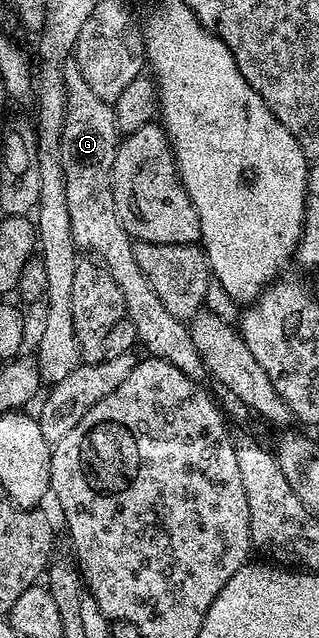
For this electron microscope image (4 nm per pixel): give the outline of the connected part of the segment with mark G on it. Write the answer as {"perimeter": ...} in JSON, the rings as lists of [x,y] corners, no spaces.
{"perimeter":[[[73,59],[63,62],[63,78],[67,88],[67,114],[59,140],[59,154],[65,177],[69,227],[75,244],[80,250],[88,249],[91,252],[88,254],[98,259],[109,271],[109,275],[113,275],[117,287],[121,287],[127,308],[125,317],[133,323],[133,327],[137,327],[138,344],[144,345],[150,356],[173,363],[177,371],[202,382],[205,377],[203,360],[197,347],[193,347],[190,328],[169,315],[169,311],[165,311],[165,303],[157,299],[157,291],[153,291],[149,279],[145,279],[145,271],[141,271],[137,263],[137,255],[133,255],[133,238],[125,231],[113,203],[111,168],[115,146],[119,144],[121,134],[115,128],[112,102],[94,94]]]}

